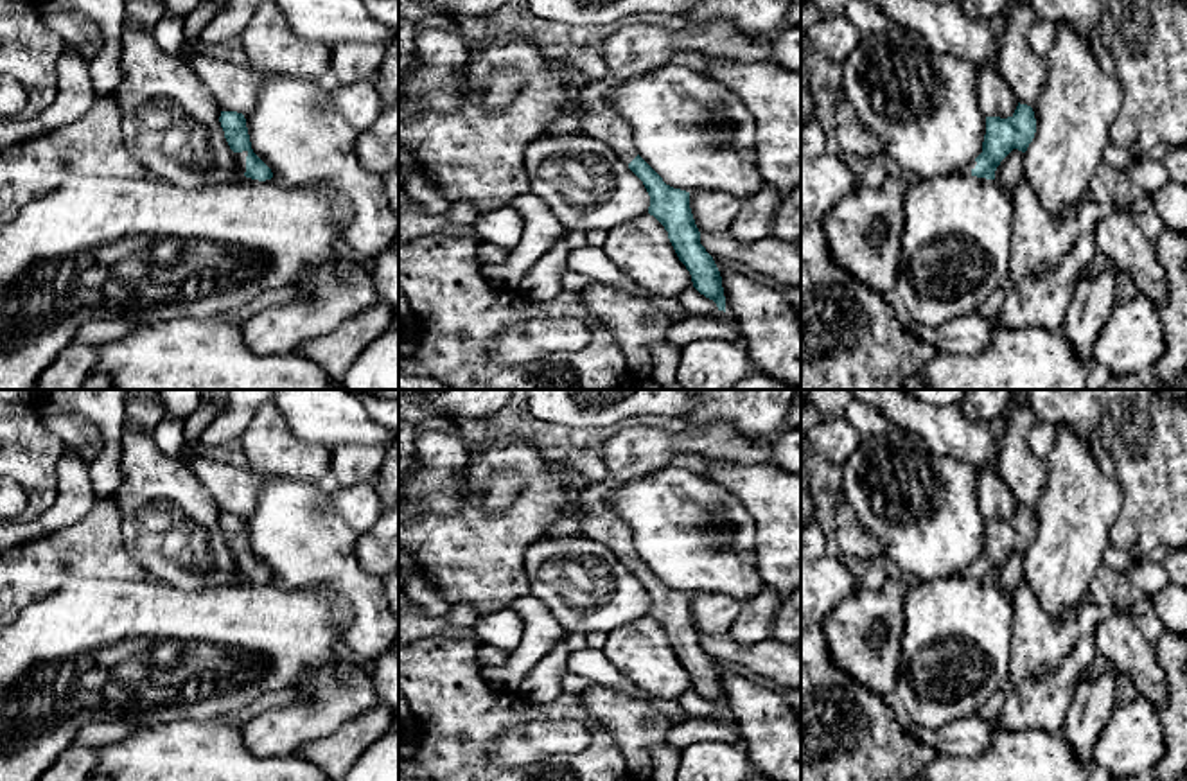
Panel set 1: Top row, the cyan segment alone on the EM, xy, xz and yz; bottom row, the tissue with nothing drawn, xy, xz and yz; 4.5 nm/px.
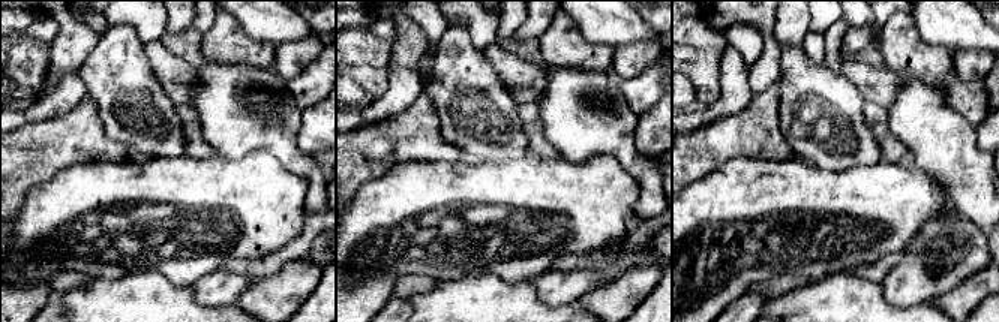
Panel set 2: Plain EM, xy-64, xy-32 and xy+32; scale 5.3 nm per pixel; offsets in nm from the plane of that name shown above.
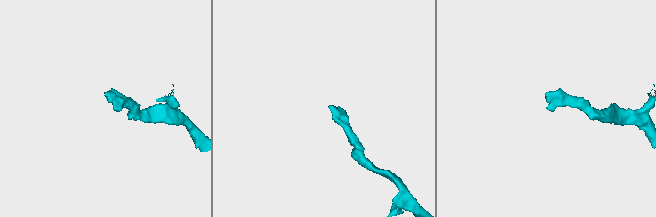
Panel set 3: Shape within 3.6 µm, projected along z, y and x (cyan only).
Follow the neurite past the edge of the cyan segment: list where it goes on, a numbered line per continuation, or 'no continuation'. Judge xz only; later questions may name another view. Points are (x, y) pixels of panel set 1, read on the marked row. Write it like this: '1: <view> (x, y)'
1: xz (595, 112)

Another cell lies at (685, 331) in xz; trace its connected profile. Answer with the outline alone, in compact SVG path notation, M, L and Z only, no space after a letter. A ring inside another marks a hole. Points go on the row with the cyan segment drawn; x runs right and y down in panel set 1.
M688 316L668 329L668 343L675 348L697 338L725 338L742 343L742 332L731 321L713 316Z

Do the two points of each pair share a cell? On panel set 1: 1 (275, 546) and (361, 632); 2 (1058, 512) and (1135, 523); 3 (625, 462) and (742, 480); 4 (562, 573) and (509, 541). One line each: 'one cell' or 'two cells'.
1: one cell
2: two cells
3: two cells
4: two cells

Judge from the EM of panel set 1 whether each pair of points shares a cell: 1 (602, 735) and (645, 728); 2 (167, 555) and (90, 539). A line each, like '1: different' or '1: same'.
1: different
2: different

